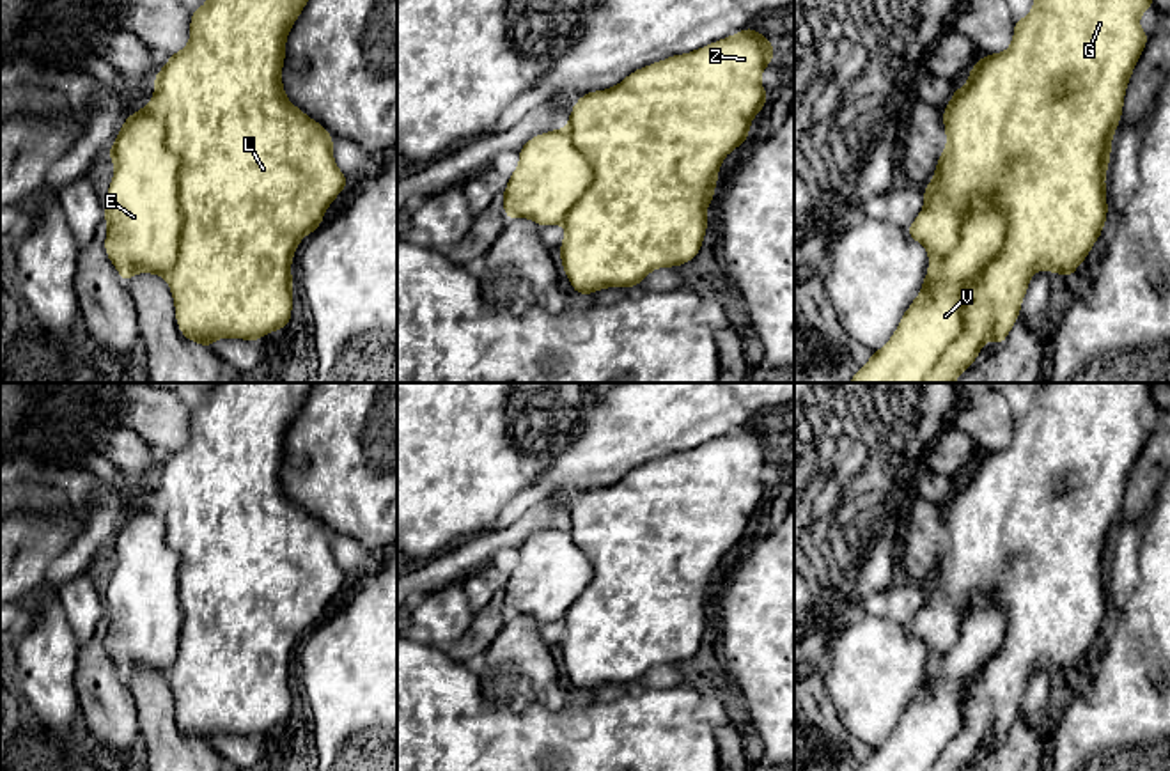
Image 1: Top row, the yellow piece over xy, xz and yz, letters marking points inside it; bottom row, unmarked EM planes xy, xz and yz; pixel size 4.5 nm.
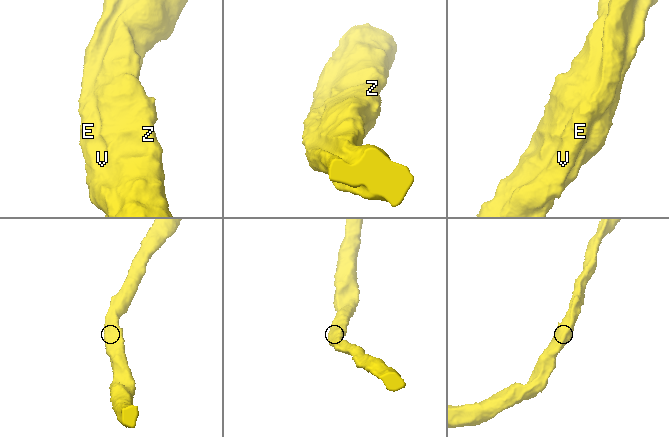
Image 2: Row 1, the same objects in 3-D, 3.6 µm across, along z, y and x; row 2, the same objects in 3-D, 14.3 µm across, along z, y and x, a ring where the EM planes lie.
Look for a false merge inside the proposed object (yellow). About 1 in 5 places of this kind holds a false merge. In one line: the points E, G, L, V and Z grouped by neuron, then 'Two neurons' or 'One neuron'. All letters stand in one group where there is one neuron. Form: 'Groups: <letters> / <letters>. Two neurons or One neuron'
Groups: E G L V Z. One neuron

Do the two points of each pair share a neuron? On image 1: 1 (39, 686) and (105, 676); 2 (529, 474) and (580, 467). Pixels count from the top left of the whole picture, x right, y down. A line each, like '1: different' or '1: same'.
1: different
2: different

